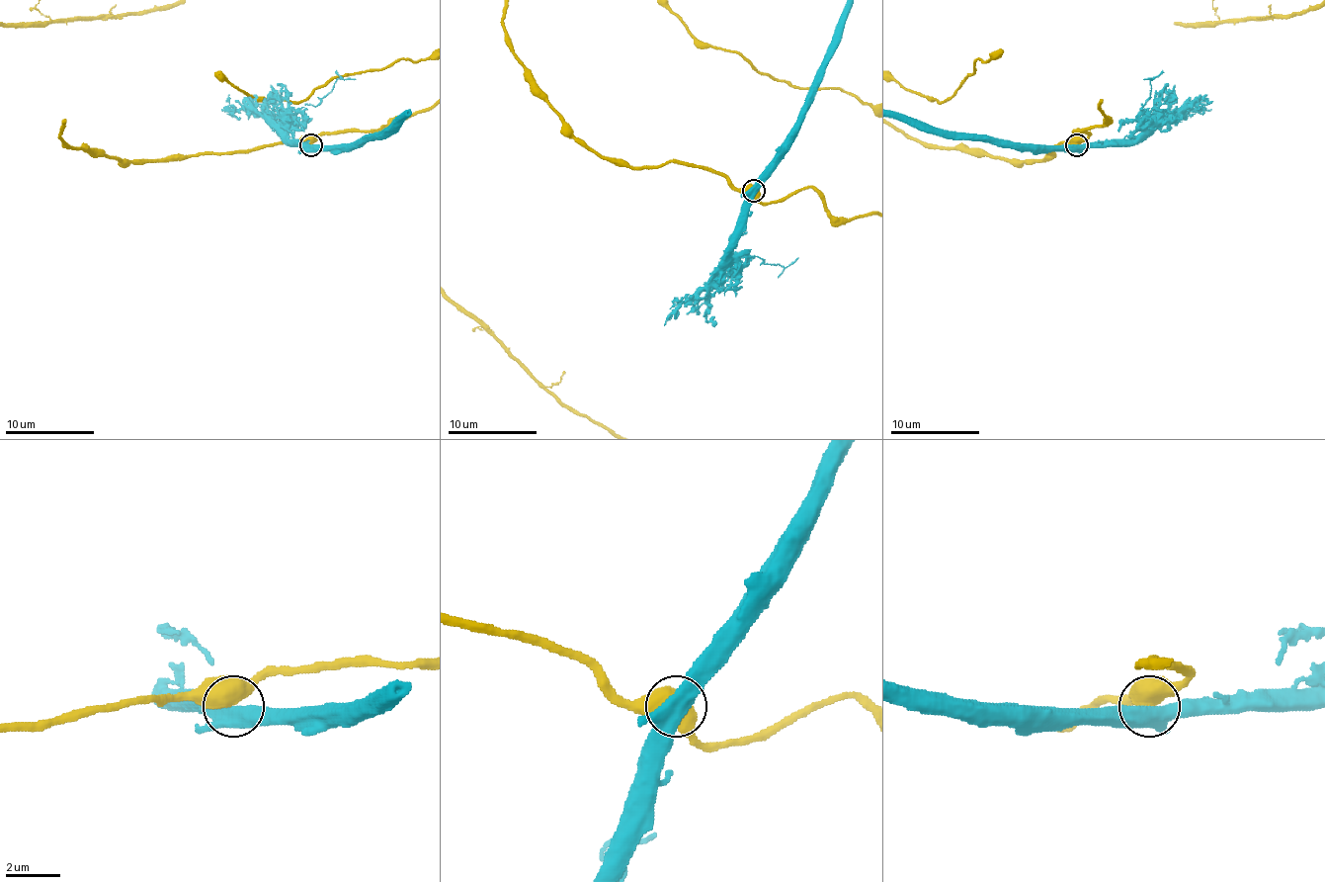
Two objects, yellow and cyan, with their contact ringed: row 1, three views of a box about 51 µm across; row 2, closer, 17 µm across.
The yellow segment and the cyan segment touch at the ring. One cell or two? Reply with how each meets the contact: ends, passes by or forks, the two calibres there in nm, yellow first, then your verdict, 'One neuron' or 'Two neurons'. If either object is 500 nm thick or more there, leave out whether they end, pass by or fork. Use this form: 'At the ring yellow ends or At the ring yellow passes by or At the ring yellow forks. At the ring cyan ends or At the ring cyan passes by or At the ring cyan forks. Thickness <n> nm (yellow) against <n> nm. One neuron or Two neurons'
Thickness 550 nm (yellow) against 480 nm. Two neurons

